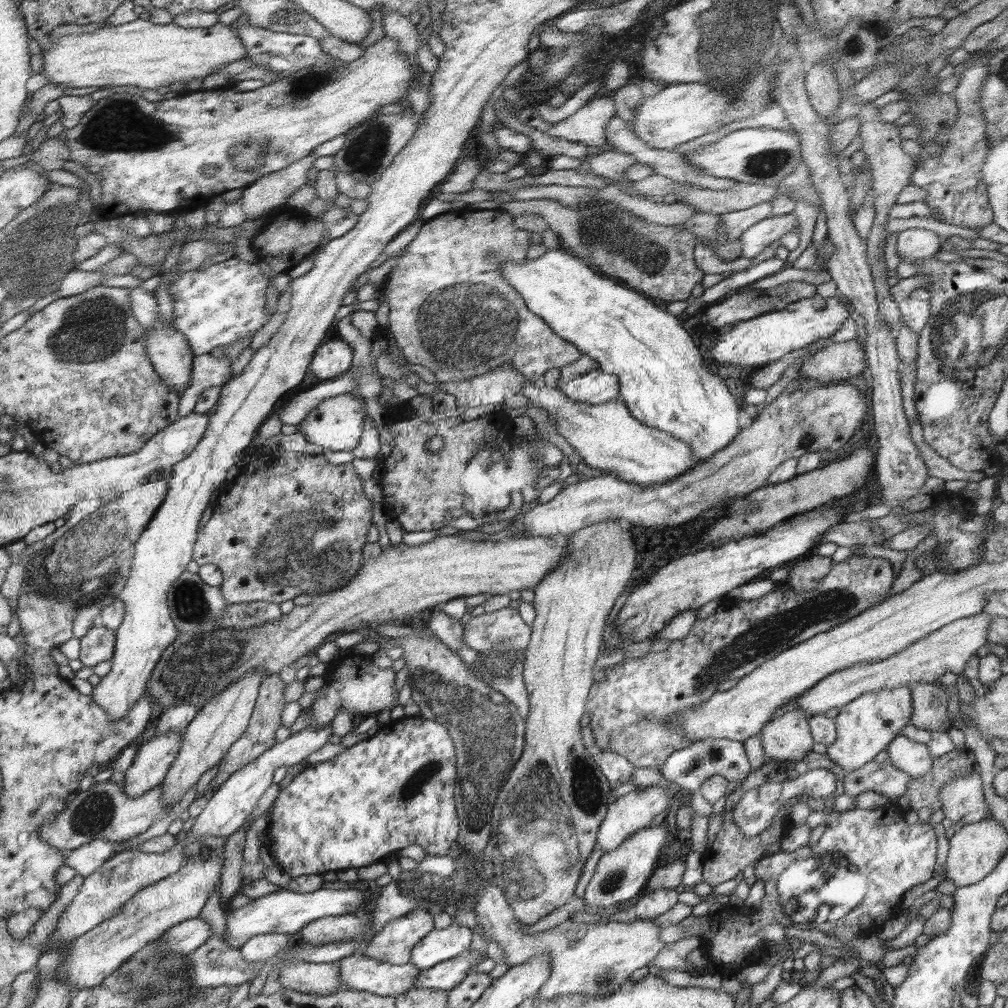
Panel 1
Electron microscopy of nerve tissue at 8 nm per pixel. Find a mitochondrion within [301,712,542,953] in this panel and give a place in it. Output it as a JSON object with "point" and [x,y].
{"point":[435,894]}

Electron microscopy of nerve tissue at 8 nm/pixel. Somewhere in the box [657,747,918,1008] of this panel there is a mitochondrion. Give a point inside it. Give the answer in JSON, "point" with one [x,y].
{"point":[830,885]}

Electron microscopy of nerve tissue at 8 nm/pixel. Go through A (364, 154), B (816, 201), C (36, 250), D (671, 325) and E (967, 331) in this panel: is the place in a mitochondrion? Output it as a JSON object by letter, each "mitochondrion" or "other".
{"A":"mitochondrion","B":"other","C":"mitochondrion","D":"other","E":"mitochondrion"}

